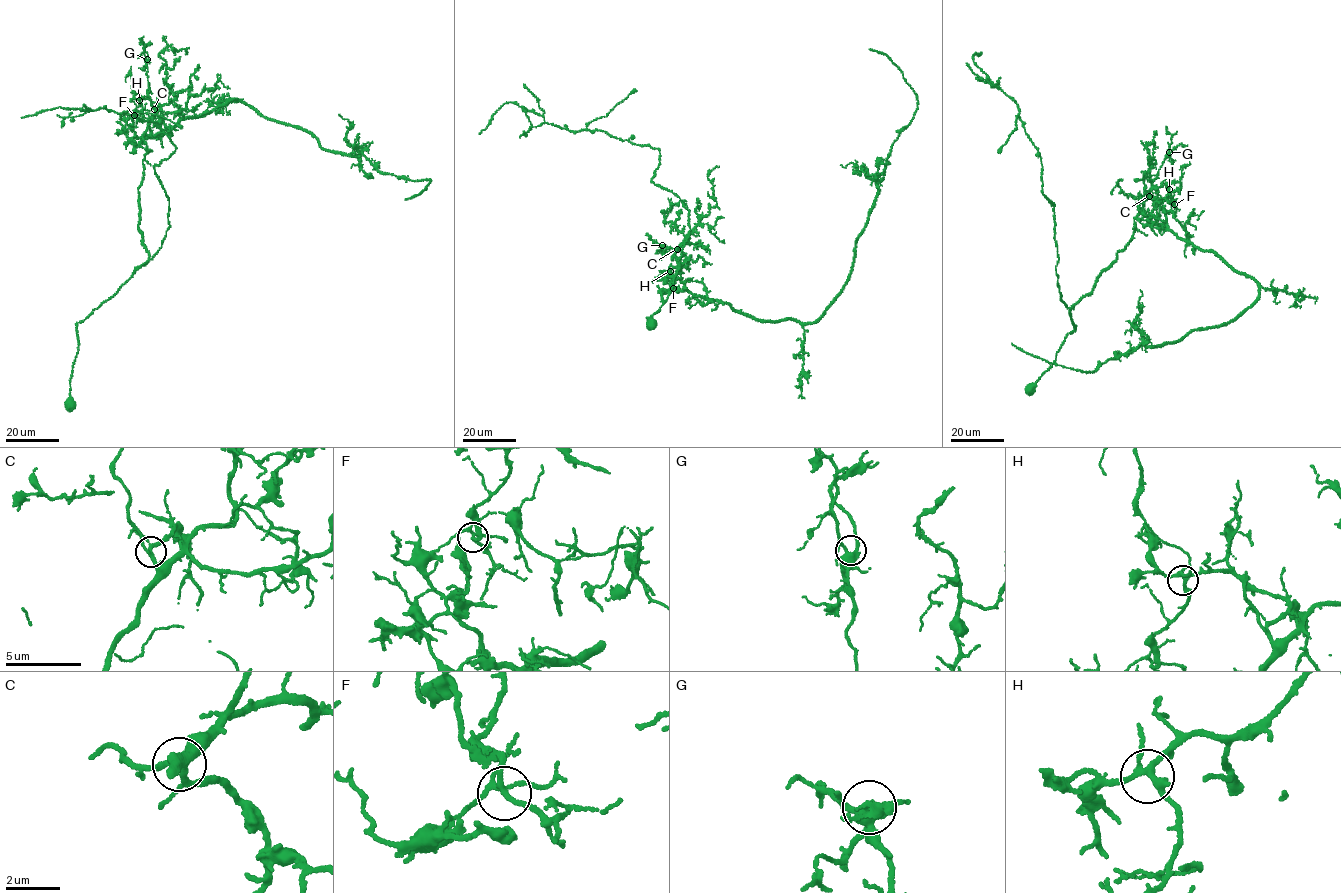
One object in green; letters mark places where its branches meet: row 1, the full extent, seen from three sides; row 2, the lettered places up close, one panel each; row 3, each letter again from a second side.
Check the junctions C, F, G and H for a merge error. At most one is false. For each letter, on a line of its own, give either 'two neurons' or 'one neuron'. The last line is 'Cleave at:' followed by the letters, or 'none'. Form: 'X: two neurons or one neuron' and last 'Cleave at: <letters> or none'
C: one neuron
F: two neurons
G: one neuron
H: one neuron
Cleave at: F

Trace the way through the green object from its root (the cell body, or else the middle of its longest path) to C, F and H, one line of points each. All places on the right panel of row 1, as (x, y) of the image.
C: (1029, 389), (1075, 330), (1070, 308), (1091, 293), (1097, 276), (1125, 248), (1149, 196)
F: (1029, 389), (1075, 330), (1070, 308), (1129, 242), (1144, 200), (1165, 200), (1168, 189), (1175, 204)
H: (1029, 389), (1075, 330), (1070, 308), (1091, 293), (1097, 276), (1129, 242), (1144, 200), (1165, 200), (1169, 189)

